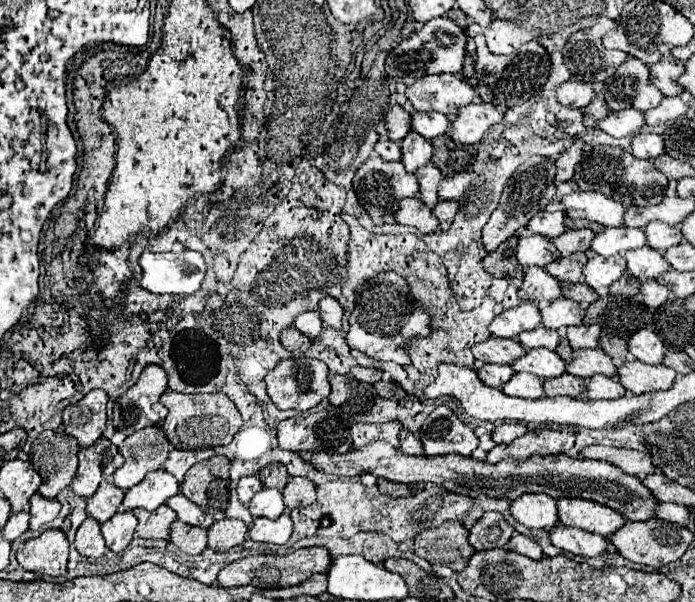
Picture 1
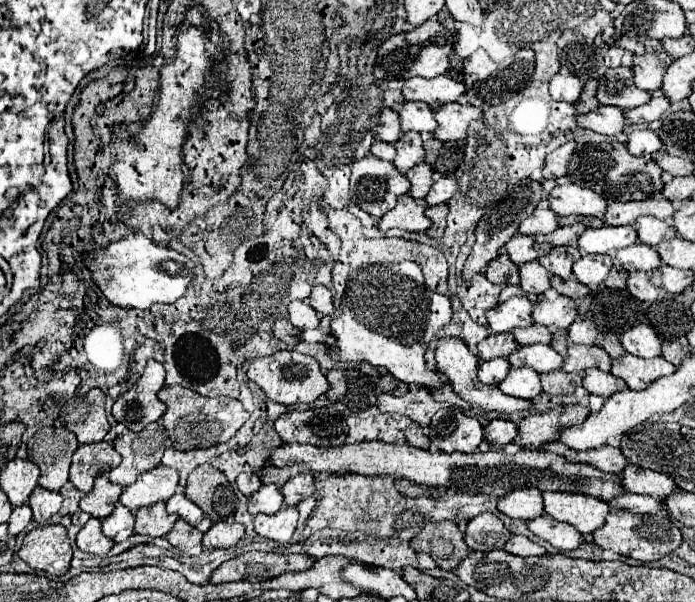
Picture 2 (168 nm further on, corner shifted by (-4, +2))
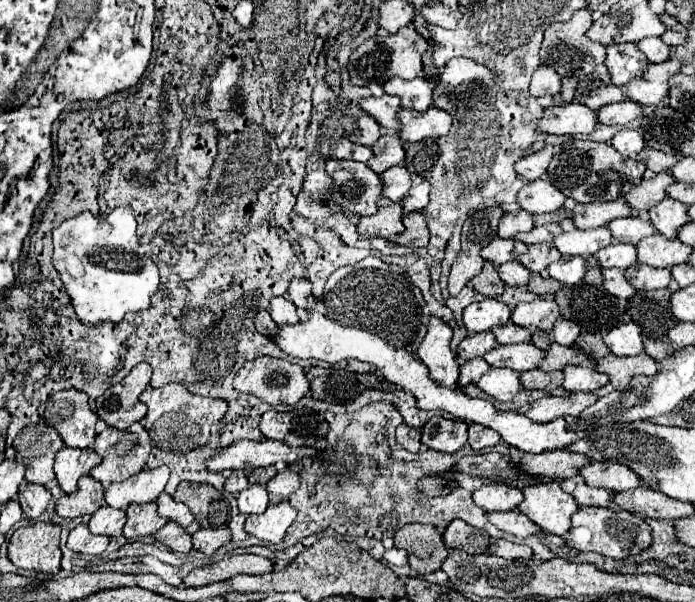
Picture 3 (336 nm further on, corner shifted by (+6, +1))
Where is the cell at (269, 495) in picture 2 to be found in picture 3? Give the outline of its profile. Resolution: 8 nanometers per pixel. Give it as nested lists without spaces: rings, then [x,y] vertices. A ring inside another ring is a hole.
[[[252,484],[246,490],[242,490],[238,496],[238,508],[242,514],[262,514],[268,508],[268,494],[266,488],[260,484]]]

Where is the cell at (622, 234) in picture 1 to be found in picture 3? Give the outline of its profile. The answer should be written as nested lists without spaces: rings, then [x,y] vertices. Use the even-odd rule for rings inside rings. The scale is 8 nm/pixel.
[[[594,228],[594,230],[570,230],[554,238],[554,246],[560,254],[568,256],[590,256],[596,254],[600,248],[612,244],[612,234],[608,228]]]

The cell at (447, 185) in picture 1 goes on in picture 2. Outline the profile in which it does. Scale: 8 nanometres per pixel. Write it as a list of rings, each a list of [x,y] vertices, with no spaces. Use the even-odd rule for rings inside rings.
[[[444,175],[440,179],[434,181],[430,193],[426,195],[426,203],[428,205],[440,205],[440,203],[448,203],[450,197],[456,193],[458,189],[458,179],[456,177],[450,177],[450,175]]]

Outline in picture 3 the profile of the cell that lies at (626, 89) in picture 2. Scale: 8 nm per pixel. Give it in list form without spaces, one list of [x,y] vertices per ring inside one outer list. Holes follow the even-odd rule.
[[[602,64],[596,68],[596,74],[586,74],[586,76],[578,78],[578,88],[576,88],[574,100],[592,110],[598,110],[606,104],[626,100],[626,94],[622,92],[622,88],[618,88],[610,82],[610,74],[608,74],[606,66]]]

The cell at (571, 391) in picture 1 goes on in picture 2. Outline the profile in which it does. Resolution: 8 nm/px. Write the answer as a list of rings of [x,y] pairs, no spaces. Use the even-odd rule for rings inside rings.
[[[550,371],[540,375],[542,391],[548,395],[570,395],[576,387],[582,385],[582,375],[566,373],[566,371]]]

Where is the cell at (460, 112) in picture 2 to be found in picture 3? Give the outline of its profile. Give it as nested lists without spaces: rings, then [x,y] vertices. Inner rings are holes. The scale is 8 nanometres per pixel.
[[[430,106],[426,112],[402,108],[398,110],[398,118],[402,124],[398,136],[400,140],[408,140],[408,142],[418,142],[424,138],[440,138],[448,134],[452,124],[452,116],[434,106]]]

